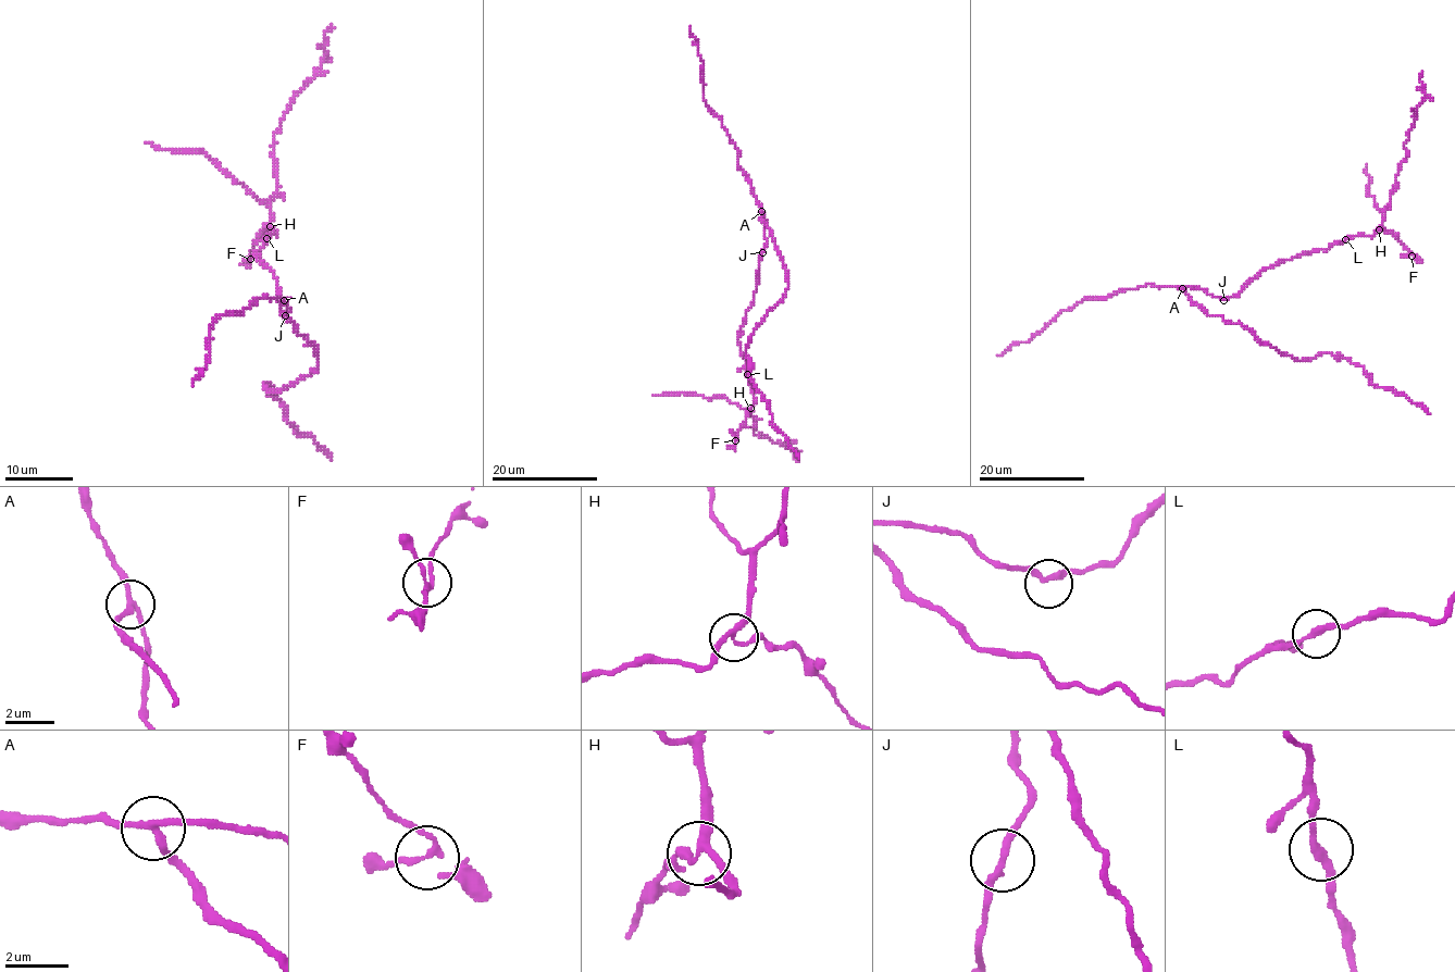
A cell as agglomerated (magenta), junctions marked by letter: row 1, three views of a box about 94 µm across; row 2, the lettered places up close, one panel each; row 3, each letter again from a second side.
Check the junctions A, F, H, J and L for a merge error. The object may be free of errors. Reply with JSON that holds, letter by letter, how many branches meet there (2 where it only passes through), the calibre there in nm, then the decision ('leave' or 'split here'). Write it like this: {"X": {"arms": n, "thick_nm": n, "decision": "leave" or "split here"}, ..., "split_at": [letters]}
{"A": {"arms": 3, "thick_nm": 220, "decision": "split here"}, "F": {"arms": 3, "thick_nm": 150, "decision": "leave"}, "H": {"arms": 3, "thick_nm": 200, "decision": "leave"}, "J": {"arms": 2, "thick_nm": 220, "decision": "leave"}, "L": {"arms": 2, "thick_nm": 240, "decision": "leave"}, "split_at": ["A"]}

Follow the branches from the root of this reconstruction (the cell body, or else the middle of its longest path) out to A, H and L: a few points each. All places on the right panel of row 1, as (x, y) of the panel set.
A: (1223, 299), (1211, 296), (1205, 289), (1182, 288)
H: (1223, 299), (1238, 295), (1264, 270), (1282, 260), (1326, 250), (1348, 238), (1372, 236), (1379, 229)
L: (1223, 299), (1238, 295), (1264, 270), (1282, 260), (1326, 250), (1345, 239)

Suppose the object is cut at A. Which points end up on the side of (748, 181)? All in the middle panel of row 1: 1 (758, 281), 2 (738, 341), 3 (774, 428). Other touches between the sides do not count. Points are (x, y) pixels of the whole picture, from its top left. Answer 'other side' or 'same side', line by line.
1: same side
2: same side
3: other side

